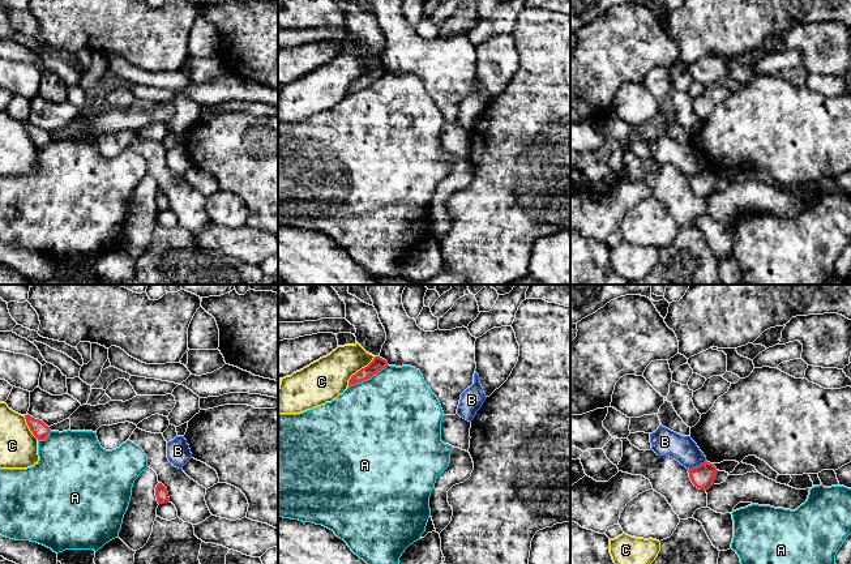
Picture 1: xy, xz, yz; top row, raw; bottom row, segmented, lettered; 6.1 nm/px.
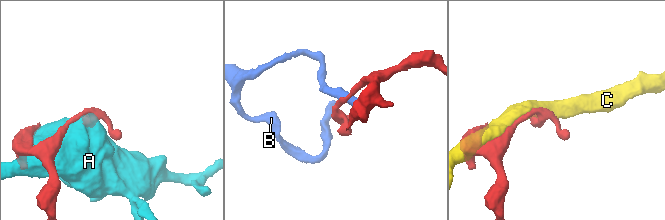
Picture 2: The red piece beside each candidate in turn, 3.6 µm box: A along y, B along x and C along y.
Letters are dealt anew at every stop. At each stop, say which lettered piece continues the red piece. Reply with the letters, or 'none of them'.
none of them

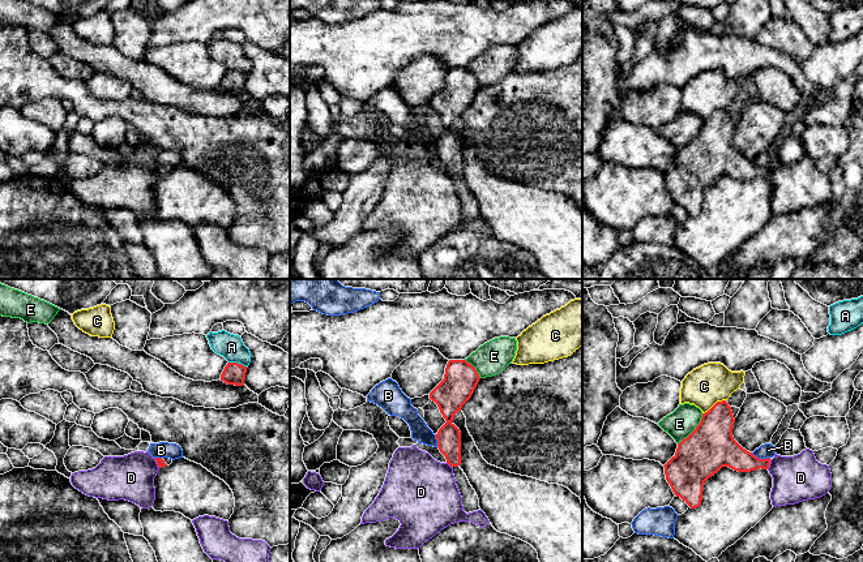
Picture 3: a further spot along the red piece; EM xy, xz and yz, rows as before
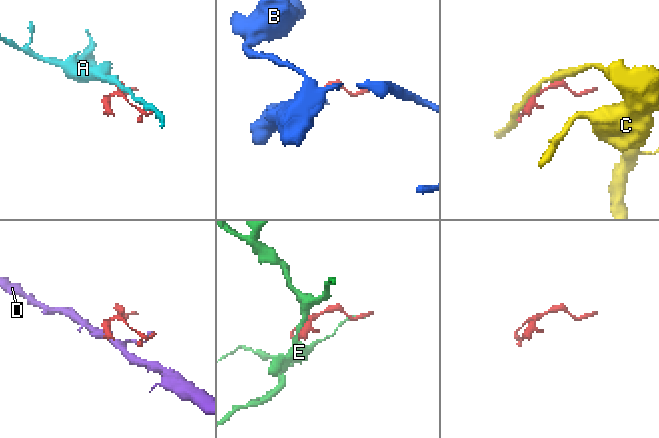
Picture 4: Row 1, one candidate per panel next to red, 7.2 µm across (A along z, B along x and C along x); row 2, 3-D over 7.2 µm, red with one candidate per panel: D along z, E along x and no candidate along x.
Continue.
none of them

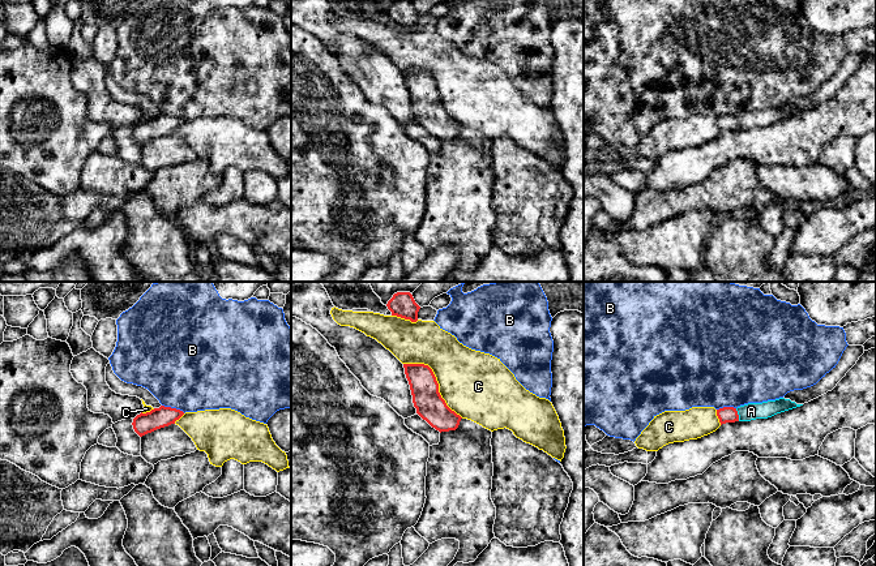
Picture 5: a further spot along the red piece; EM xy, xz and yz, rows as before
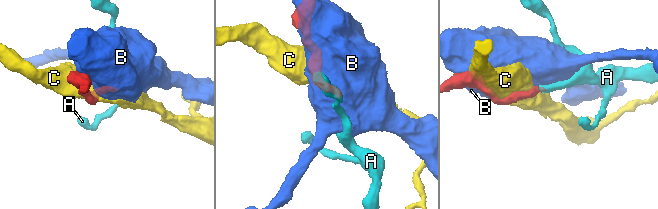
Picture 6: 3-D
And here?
A

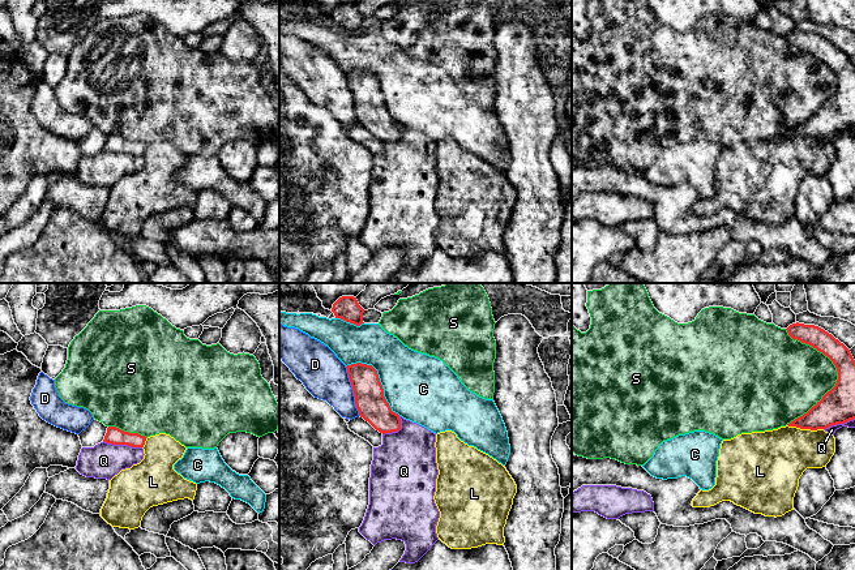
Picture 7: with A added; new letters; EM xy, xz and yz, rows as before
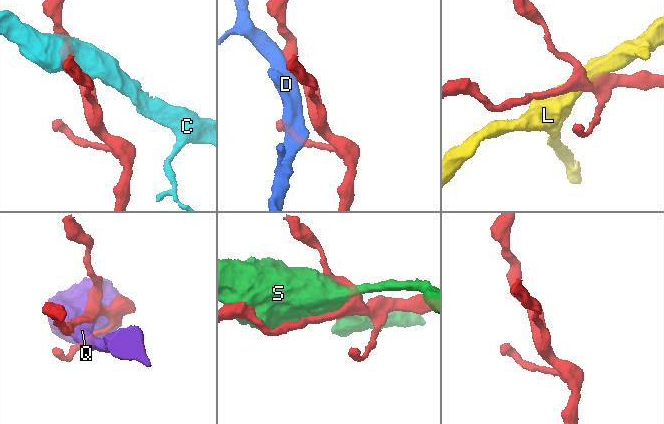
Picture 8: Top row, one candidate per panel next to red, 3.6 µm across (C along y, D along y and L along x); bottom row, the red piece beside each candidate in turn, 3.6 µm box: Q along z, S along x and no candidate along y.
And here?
none of them

